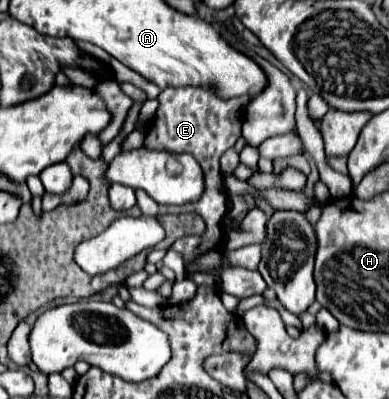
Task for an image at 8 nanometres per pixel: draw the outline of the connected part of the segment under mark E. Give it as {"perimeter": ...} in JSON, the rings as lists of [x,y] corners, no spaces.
{"perimeter":[[[177,87],[177,89],[165,89],[161,91],[159,99],[159,109],[153,117],[153,121],[147,125],[147,137],[145,137],[145,147],[147,149],[157,149],[157,151],[175,151],[175,153],[191,153],[197,163],[203,169],[203,179],[205,179],[205,191],[203,195],[187,205],[159,205],[155,203],[145,191],[135,189],[137,205],[143,211],[143,215],[157,215],[157,213],[199,213],[207,225],[205,233],[201,235],[189,235],[177,239],[171,249],[183,255],[185,265],[191,265],[195,259],[209,251],[221,251],[221,273],[229,267],[245,267],[245,269],[257,269],[259,259],[261,259],[261,245],[245,245],[239,249],[221,249],[221,241],[225,237],[223,231],[223,219],[227,213],[227,189],[223,185],[223,173],[219,167],[219,157],[235,145],[237,137],[241,135],[241,121],[243,121],[243,111],[247,107],[247,99],[219,99],[211,95],[211,91],[203,91],[197,87]]]}

